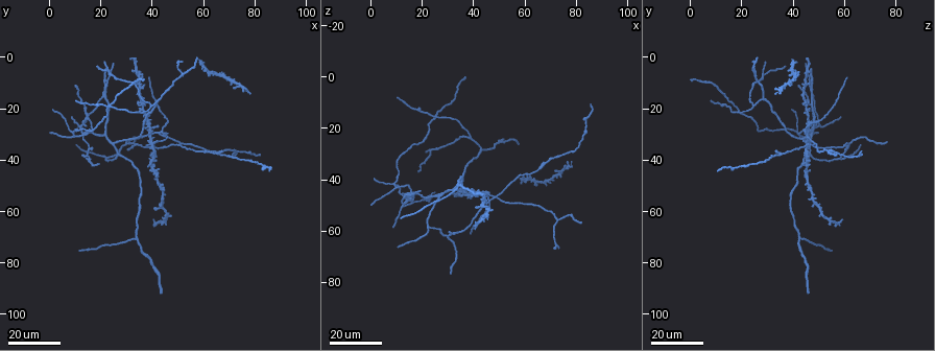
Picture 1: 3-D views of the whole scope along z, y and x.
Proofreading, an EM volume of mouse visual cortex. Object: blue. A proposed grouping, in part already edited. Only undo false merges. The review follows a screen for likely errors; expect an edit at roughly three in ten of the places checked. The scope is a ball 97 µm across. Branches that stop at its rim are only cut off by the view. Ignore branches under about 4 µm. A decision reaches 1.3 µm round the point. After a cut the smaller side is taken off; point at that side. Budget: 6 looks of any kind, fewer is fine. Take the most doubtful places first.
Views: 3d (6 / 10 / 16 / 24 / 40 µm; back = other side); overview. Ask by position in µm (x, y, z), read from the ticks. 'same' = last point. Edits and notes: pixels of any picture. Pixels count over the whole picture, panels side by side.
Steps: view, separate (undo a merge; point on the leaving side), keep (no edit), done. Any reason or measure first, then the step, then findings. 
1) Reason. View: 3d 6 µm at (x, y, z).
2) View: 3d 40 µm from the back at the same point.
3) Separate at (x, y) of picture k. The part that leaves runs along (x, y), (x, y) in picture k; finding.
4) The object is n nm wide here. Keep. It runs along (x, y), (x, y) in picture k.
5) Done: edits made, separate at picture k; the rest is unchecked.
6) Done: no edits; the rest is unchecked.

A fork. View: 3d 16 µm at (23, 6, 28).

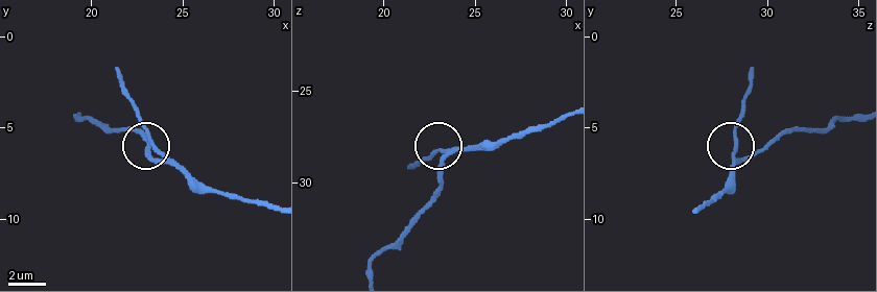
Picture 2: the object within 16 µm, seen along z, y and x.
View: 3d 6 µm at (23.6, 6.4, 28.3).

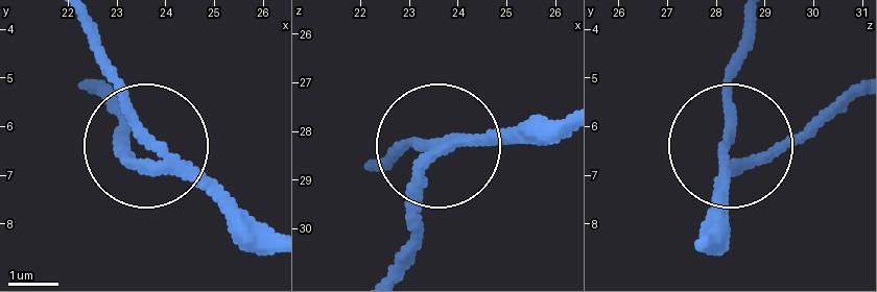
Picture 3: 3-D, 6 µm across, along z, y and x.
3 arms meet here. Keep. It runs along (268, 237), (156, 157), (90, 21) in picture 3; one neuron here.

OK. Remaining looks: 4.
View: 3d 16 µm at (43, 16, 29).

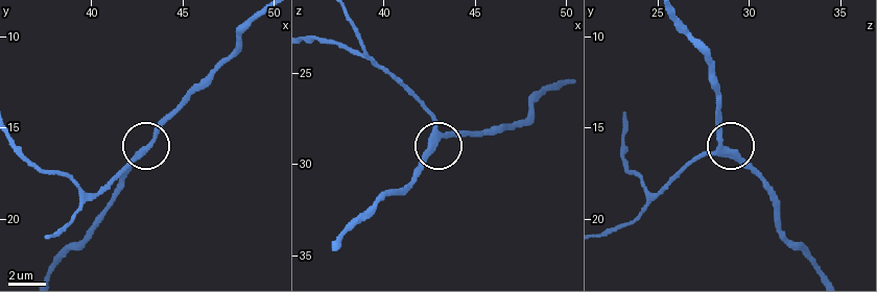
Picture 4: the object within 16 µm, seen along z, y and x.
View: 3d 6 µm at (43.2, 16.1, 28.4).

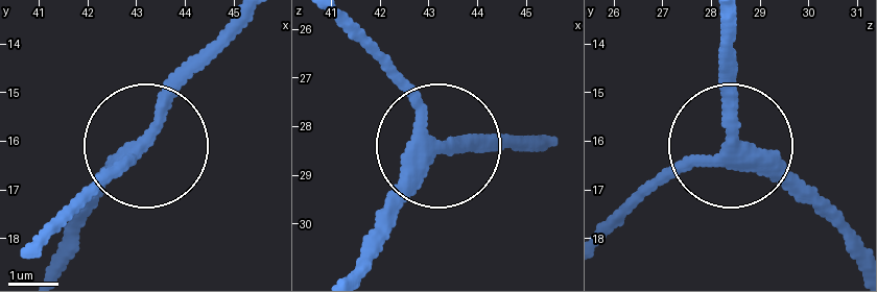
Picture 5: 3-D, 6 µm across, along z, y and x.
The side arm is 45 µm long. Keep. It runs along (53, 259), (141, 155), (78, 205) in picture 5; one neuron here.

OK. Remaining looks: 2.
Arms part here. View: 3d 24 µm at (73, 36, 55).

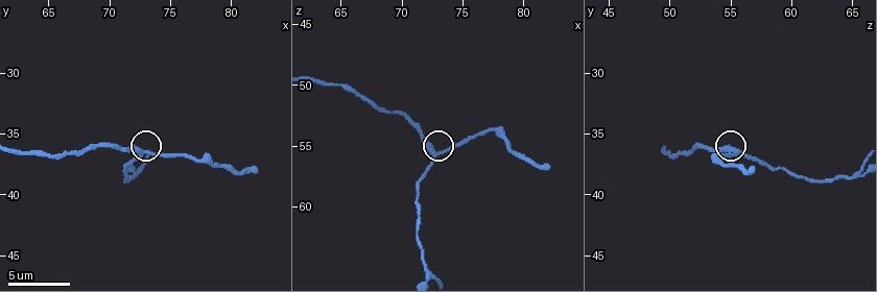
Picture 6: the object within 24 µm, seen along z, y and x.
View: 3d 6 µm at (72.8, 36.4, 55.8).

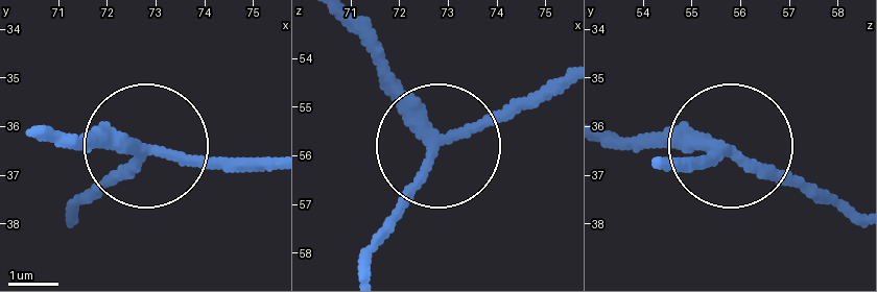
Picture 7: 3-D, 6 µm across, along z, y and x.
Keep. It runs along (41, 130), (266, 155) in picture 7; continuous, no second neuron.

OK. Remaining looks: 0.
Done: no edits; the rest is unchecked.

